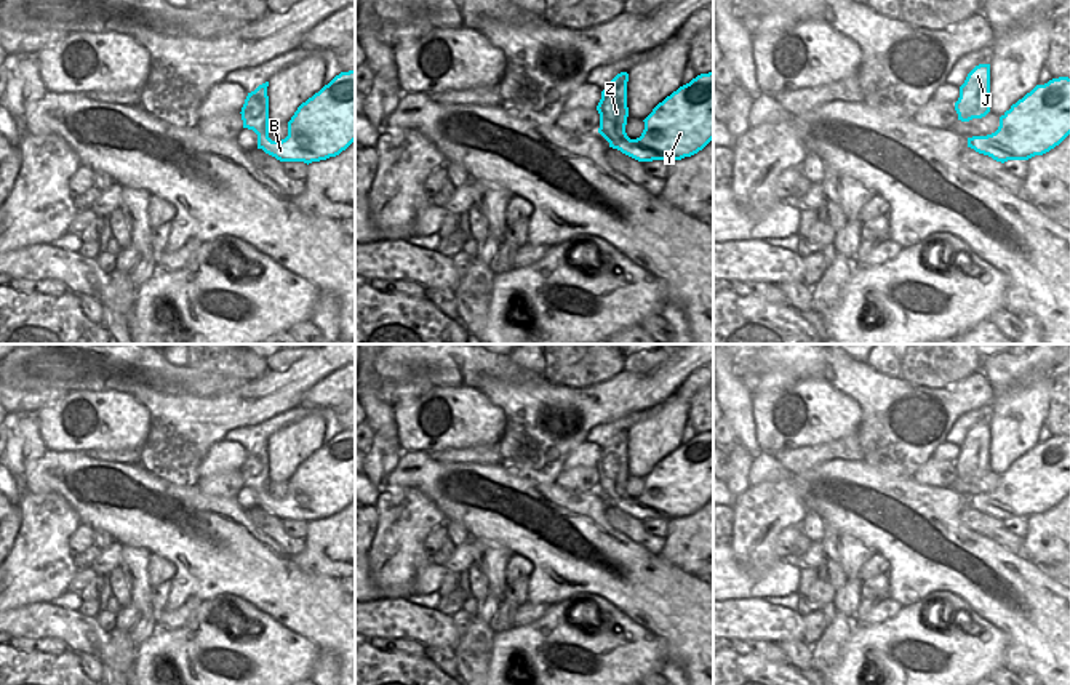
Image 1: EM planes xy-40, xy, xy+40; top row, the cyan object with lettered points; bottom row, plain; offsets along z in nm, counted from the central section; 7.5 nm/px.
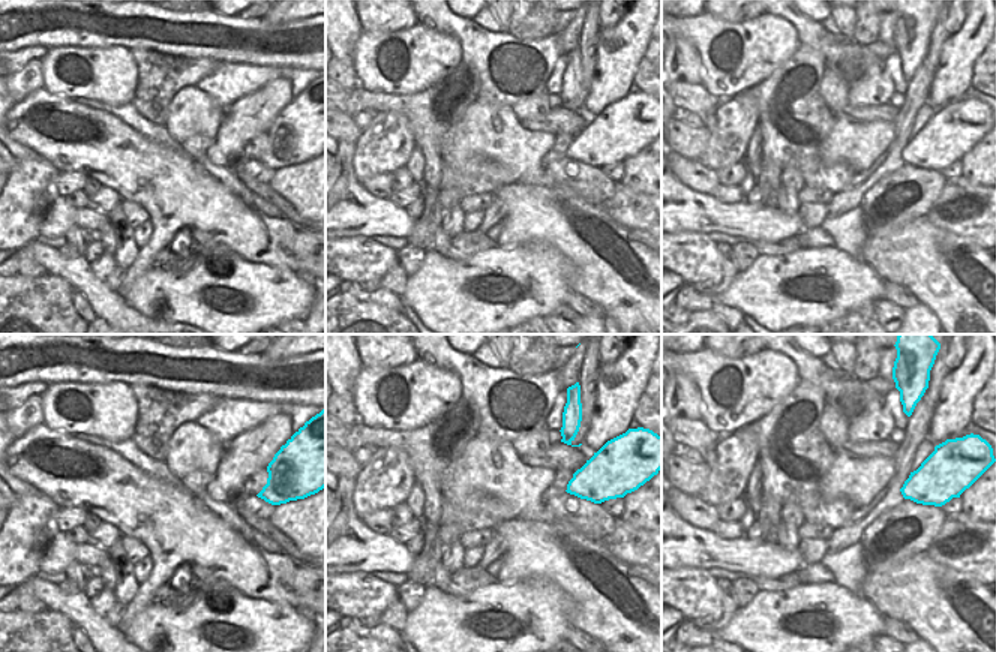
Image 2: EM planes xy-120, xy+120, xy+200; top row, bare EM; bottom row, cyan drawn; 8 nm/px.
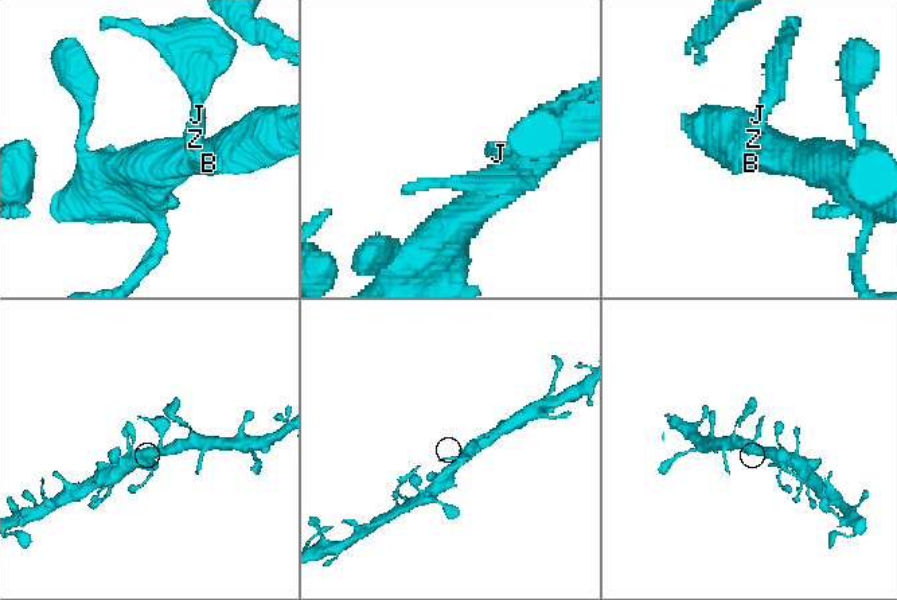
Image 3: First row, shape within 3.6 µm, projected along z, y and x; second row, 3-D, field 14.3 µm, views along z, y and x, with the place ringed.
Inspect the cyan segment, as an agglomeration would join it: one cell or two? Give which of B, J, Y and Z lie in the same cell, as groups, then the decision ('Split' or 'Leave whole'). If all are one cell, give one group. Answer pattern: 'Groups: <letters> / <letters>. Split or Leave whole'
Groups: B J Y Z. Leave whole

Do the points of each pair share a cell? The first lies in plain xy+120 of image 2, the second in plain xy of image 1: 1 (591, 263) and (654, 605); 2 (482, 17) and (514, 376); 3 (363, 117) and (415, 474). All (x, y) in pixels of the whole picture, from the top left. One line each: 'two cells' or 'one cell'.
1: one cell
2: two cells
3: one cell

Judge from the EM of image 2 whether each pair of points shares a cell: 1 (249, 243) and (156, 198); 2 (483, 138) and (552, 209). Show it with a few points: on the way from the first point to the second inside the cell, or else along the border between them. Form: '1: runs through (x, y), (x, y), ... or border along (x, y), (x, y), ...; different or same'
1: runs through (227, 221), (210, 204), (179, 198); same
2: runs through (501, 156), (534, 191); same

